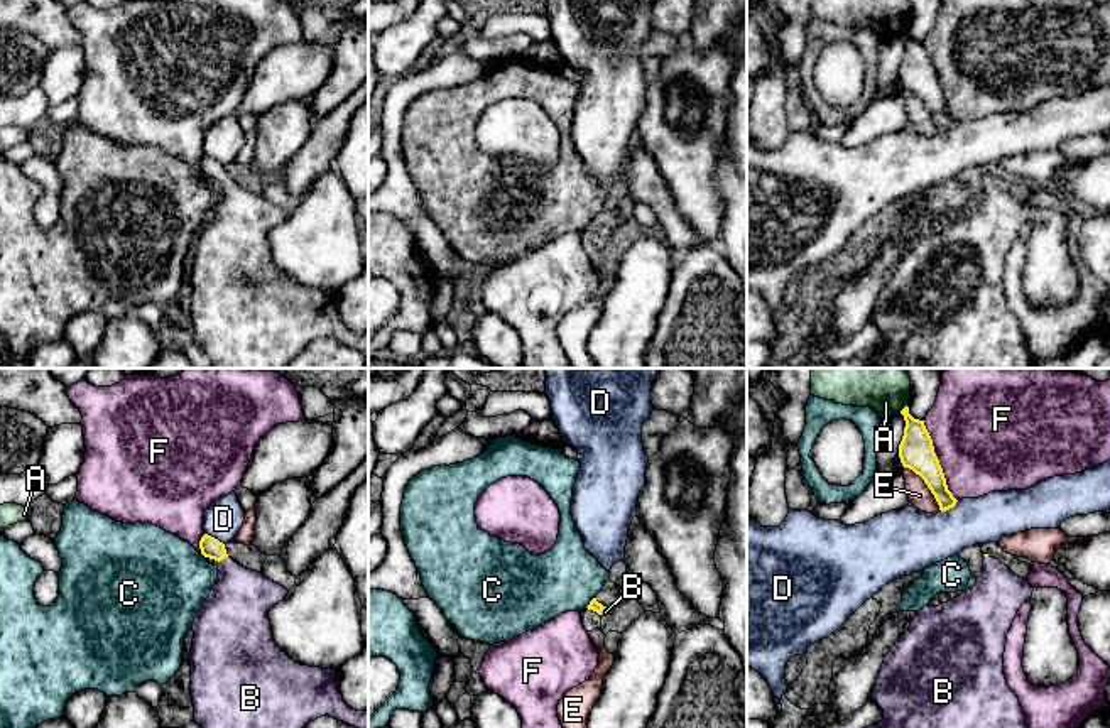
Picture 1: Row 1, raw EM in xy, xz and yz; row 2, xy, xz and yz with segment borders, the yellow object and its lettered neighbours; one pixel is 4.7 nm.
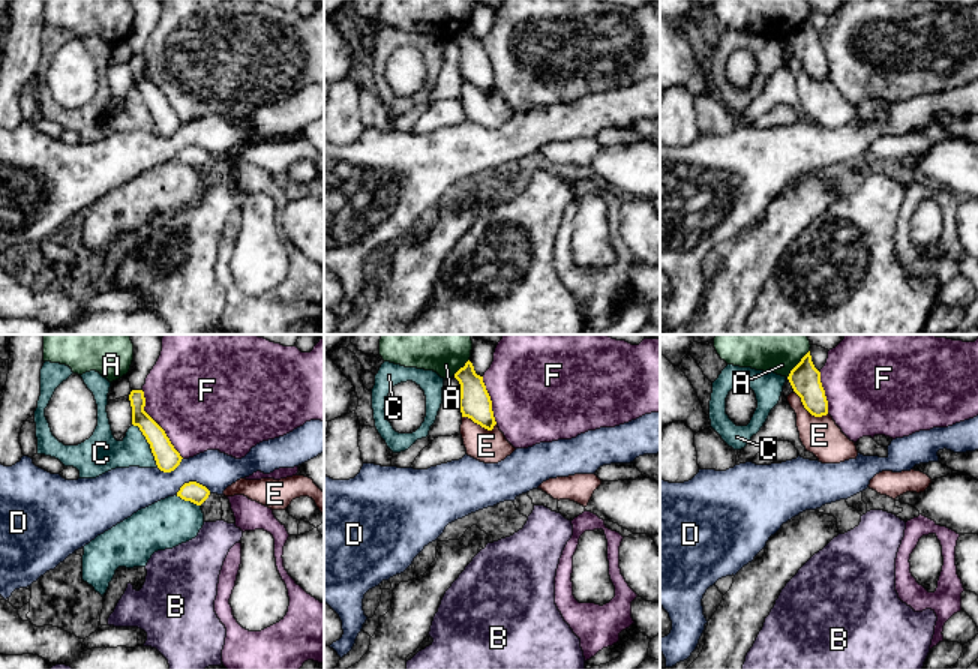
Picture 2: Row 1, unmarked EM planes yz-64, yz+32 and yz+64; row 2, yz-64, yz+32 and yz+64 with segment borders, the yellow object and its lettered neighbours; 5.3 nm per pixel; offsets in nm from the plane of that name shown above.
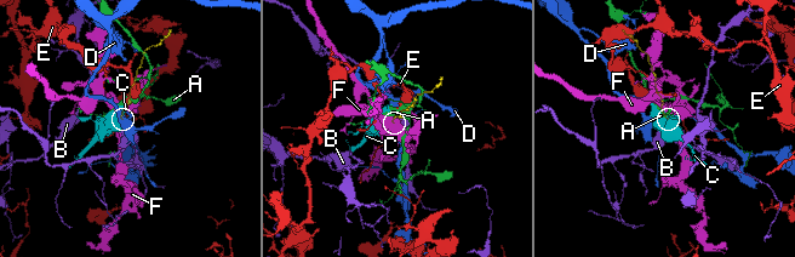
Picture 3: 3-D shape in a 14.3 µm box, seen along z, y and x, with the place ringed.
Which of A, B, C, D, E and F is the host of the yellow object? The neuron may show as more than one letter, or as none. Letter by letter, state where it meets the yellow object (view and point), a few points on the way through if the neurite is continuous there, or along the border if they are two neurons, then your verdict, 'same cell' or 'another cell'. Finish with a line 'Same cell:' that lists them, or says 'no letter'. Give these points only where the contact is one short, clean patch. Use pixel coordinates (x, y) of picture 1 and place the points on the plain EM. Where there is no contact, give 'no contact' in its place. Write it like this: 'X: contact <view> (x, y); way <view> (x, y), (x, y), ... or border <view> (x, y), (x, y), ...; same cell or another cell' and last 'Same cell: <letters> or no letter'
A: contact yz (903, 31); another cell
B: contact xy (222, 181); way xy (212, 169), (222, 181), (237, 210), (237, 230); same cell
C: contact xy (203, 176); another cell
D: contact yz (948, 130); border yz (958, 122), (952, 129), (940, 132); another cell
E: contact yz (926, 105); border yz (904, 88), (911, 90), (923, 102), (940, 130); another cell
F: contact yz (938, 81); another cell
Same cell: B

